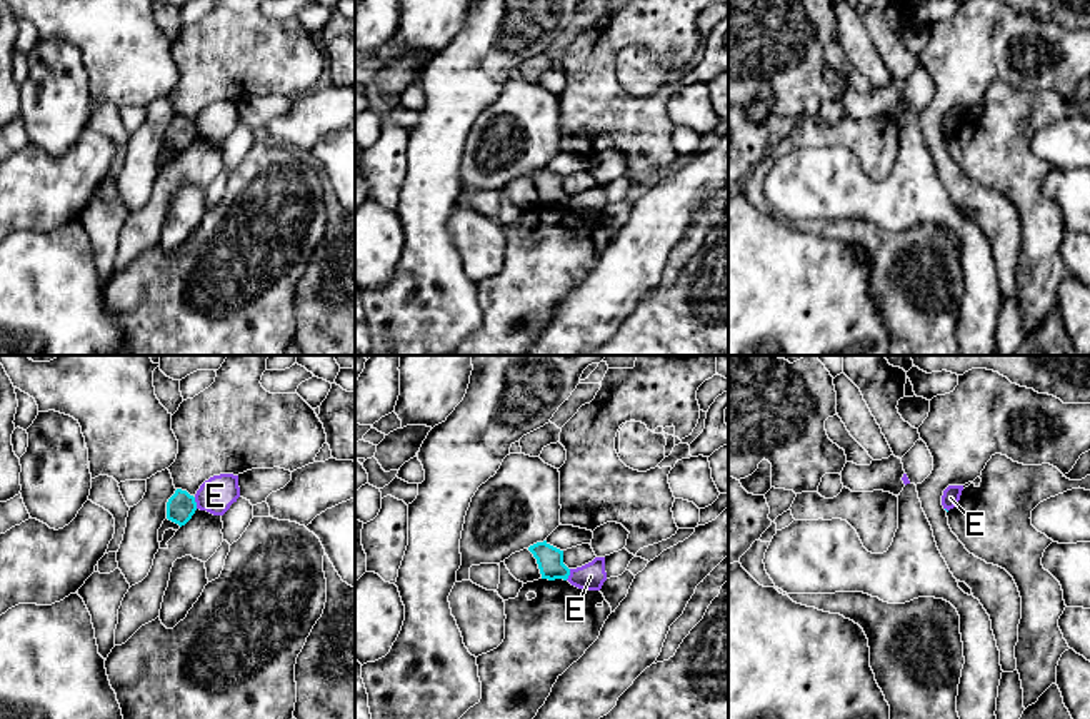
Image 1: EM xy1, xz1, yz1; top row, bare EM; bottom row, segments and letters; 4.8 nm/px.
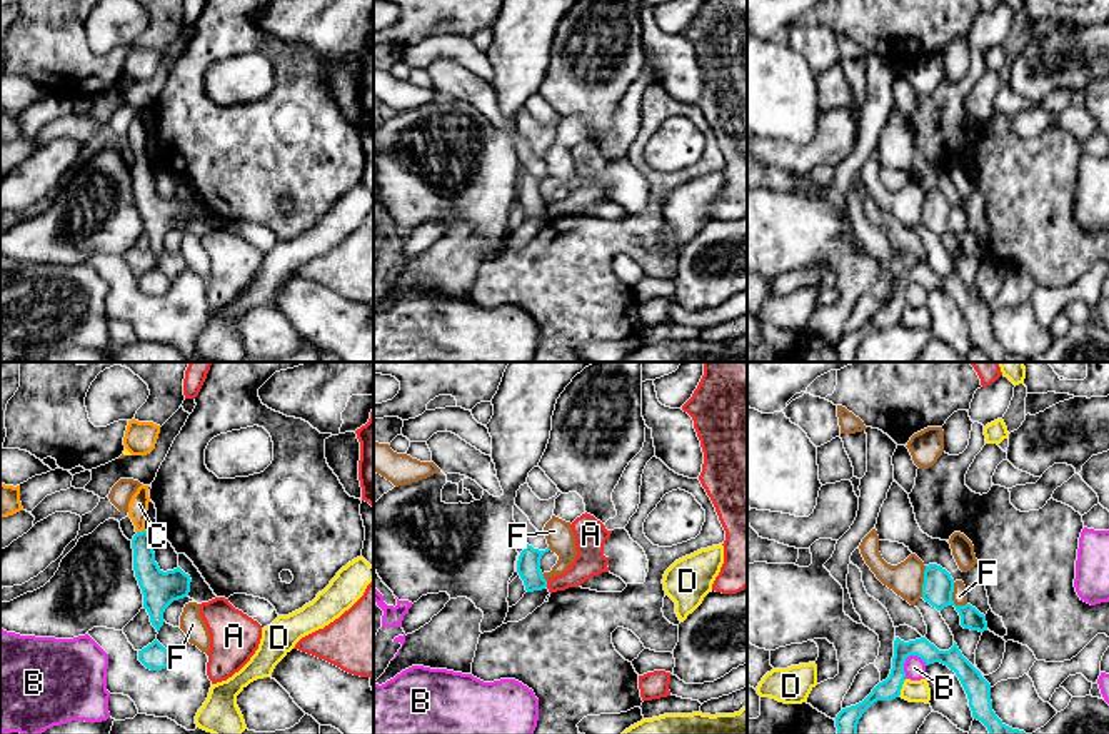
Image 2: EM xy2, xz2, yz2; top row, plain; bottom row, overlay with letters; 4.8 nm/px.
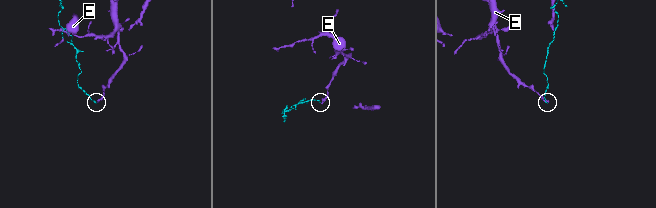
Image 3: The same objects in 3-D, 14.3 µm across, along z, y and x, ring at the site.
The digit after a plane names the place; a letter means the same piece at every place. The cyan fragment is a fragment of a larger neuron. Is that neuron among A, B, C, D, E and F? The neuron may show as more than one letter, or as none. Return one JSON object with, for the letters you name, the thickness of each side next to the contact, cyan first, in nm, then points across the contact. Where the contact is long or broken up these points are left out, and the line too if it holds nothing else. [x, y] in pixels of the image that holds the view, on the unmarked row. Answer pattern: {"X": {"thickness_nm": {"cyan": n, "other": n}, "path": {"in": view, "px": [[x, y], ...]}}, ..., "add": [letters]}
{"C": {"thickness_nm": {"cyan": 140, "other": 100}, "path": {"in": "xy2", "px": [[152, 207], [144, 191], [142, 157], [139, 130]]}}, "add": ["C"]}

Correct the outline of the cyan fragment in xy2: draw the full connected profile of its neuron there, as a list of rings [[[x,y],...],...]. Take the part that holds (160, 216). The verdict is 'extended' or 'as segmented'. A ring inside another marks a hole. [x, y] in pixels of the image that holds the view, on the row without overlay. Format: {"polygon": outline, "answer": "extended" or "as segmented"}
{"polygon": [[[142,110],[128,128],[128,143],[137,158],[132,165],[135,204],[143,220],[143,235],[158,259],[165,235],[188,222],[192,205],[180,194],[163,199],[155,189],[153,170],[145,157],[148,128],[148,112]]], "answer": "extended"}

